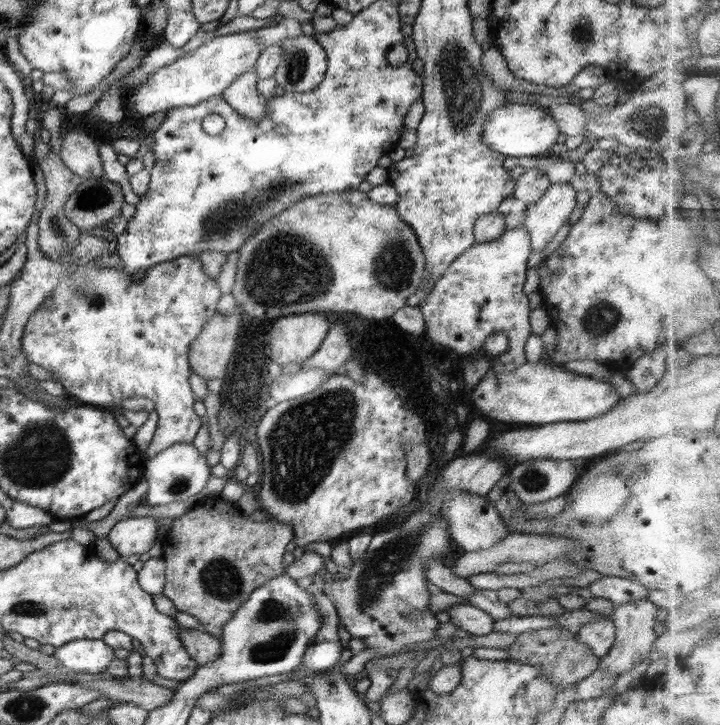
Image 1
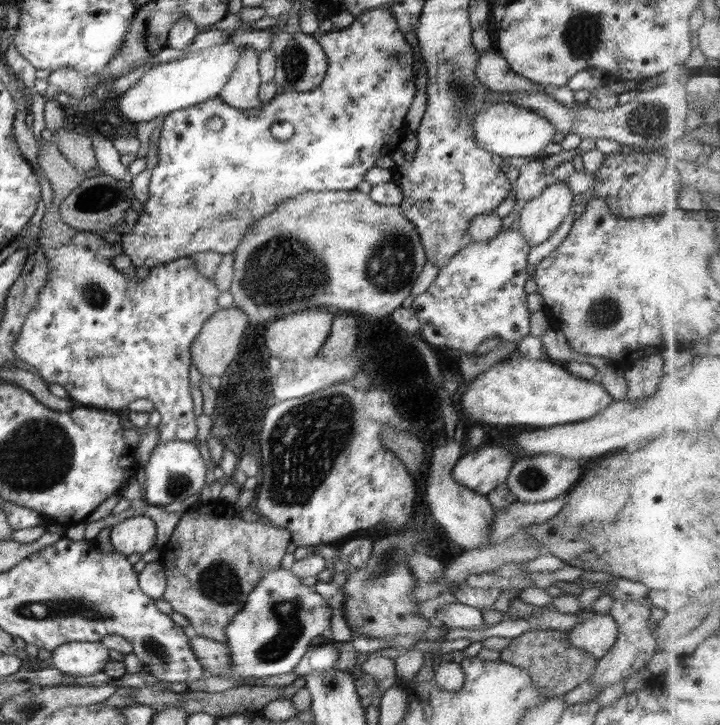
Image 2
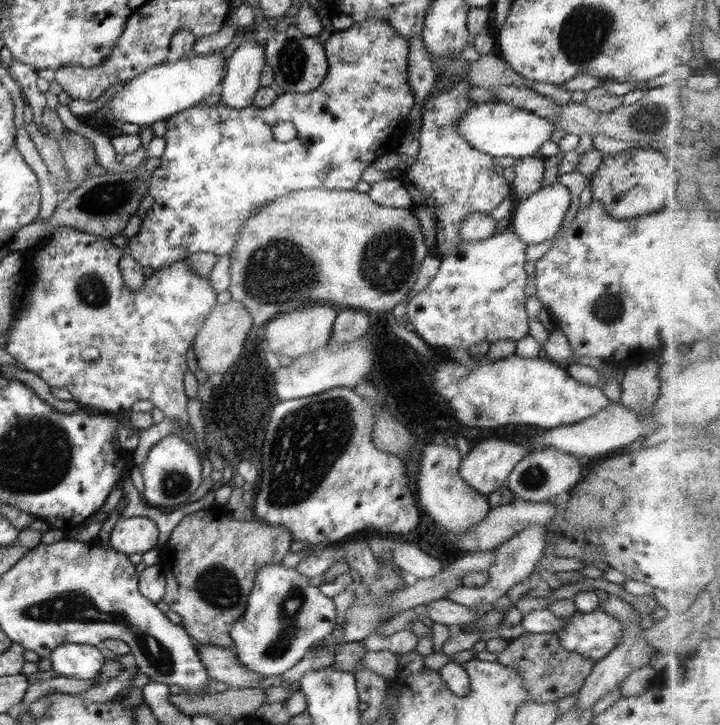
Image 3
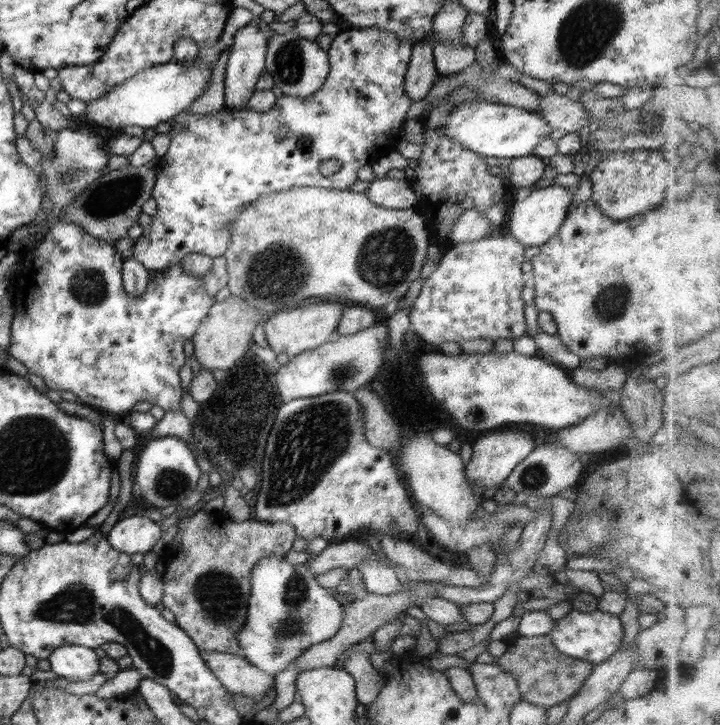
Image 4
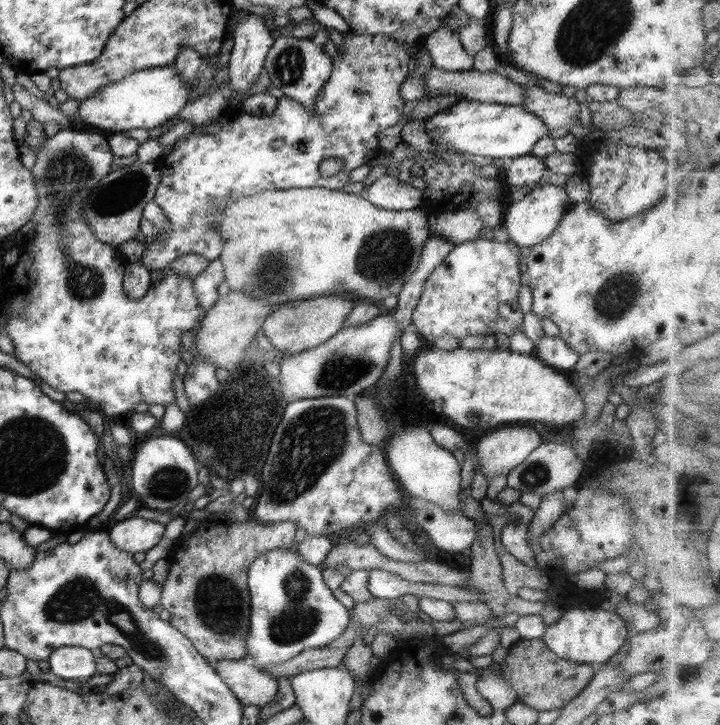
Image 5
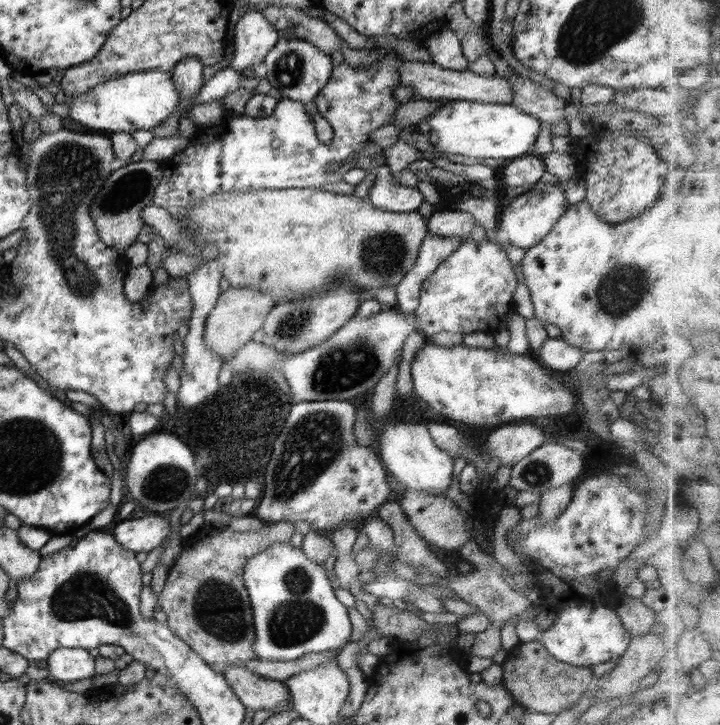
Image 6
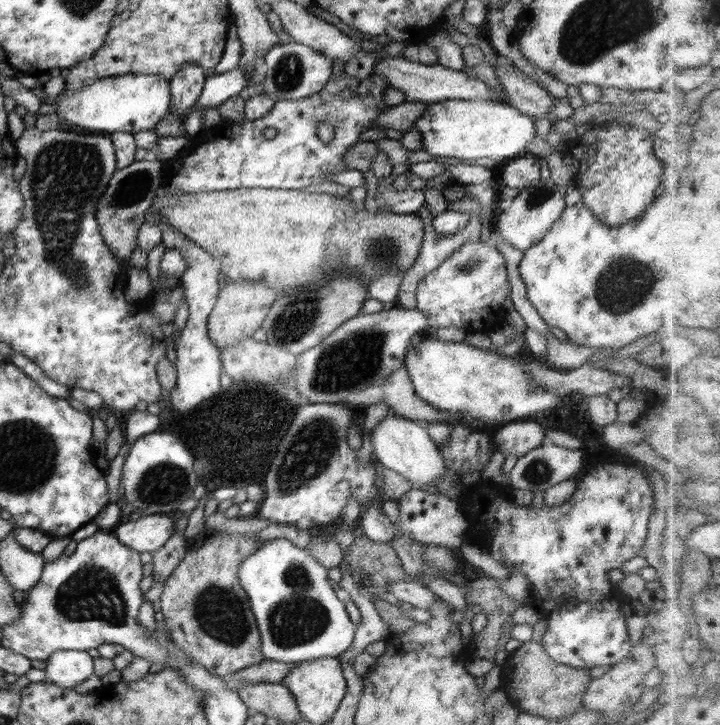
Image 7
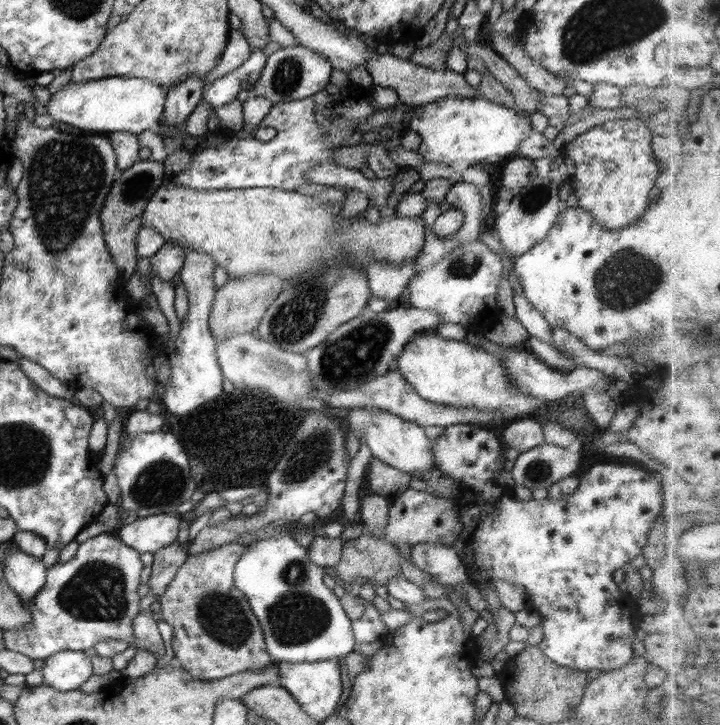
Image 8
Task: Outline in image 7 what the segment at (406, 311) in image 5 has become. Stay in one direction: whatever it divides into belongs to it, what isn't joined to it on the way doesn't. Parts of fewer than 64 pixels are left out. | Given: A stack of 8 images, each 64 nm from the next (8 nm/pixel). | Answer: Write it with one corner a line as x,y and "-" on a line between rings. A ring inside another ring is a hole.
424,204
422,208
418,210
417,215
422,220
422,225
424,226
424,236
422,237
422,244
419,250
418,258
414,261
414,264
403,274
402,282
400,282
400,292
398,292
396,304
399,307
402,307
406,310
416,309
416,287
420,280
424,280
425,276
428,276
430,272
436,270
442,262
444,262
457,248
460,248
463,244
467,242
478,242
480,241
480,234
486,229
485,226
482,226
480,223
480,218
476,215
471,214
471,220
469,224
460,232
456,234
444,237
436,234
434,230
432,220
433,216
430,213
429,208

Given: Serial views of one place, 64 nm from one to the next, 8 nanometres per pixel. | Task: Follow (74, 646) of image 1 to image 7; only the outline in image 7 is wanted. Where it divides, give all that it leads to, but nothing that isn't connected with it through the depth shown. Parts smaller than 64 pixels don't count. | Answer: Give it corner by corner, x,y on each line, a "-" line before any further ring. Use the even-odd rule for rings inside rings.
59,650
46,659
46,680
72,689
94,674
94,661
87,651

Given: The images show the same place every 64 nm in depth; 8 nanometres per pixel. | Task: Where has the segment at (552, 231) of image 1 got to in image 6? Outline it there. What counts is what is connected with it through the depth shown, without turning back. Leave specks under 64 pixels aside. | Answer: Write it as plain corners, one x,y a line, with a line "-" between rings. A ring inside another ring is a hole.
538,181
499,213
499,224
496,228
502,229
507,234
510,244
514,246
523,249
536,246
536,243
552,232
558,219
565,210
568,210
570,204
564,196
564,191
562,184
555,185

